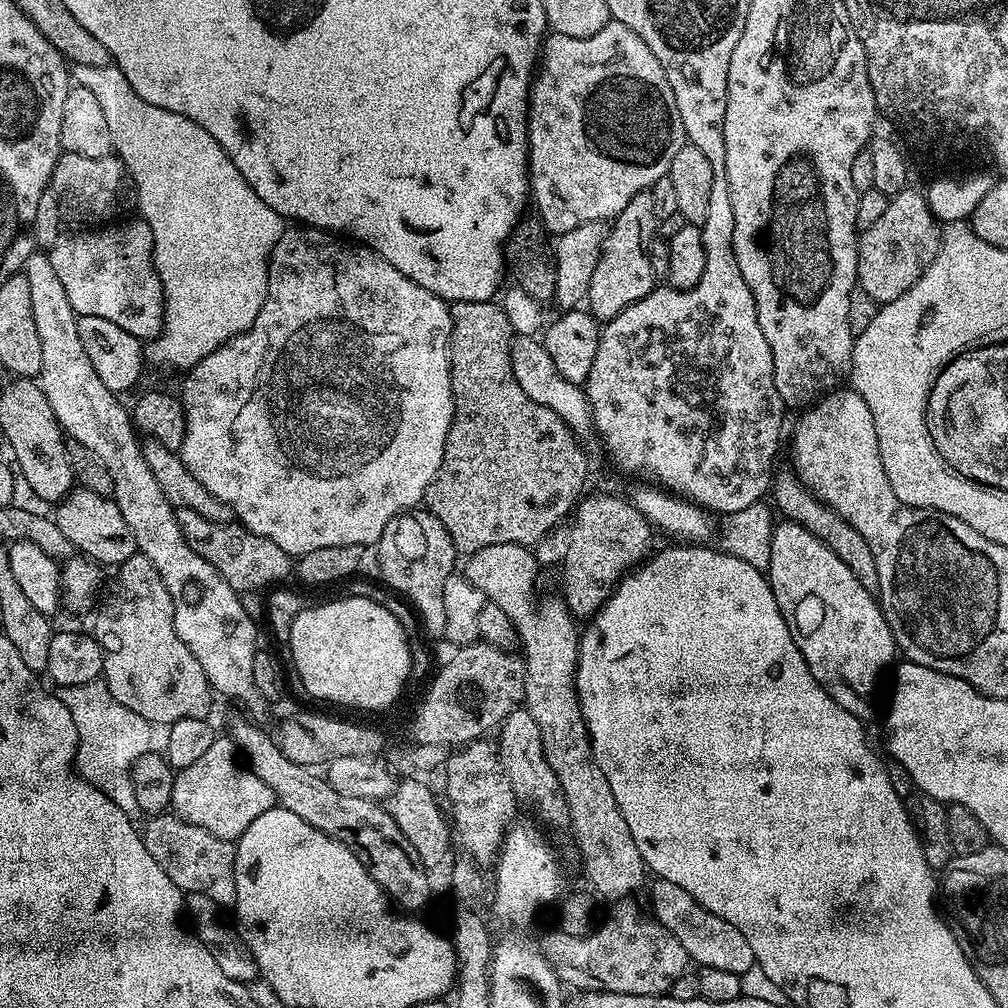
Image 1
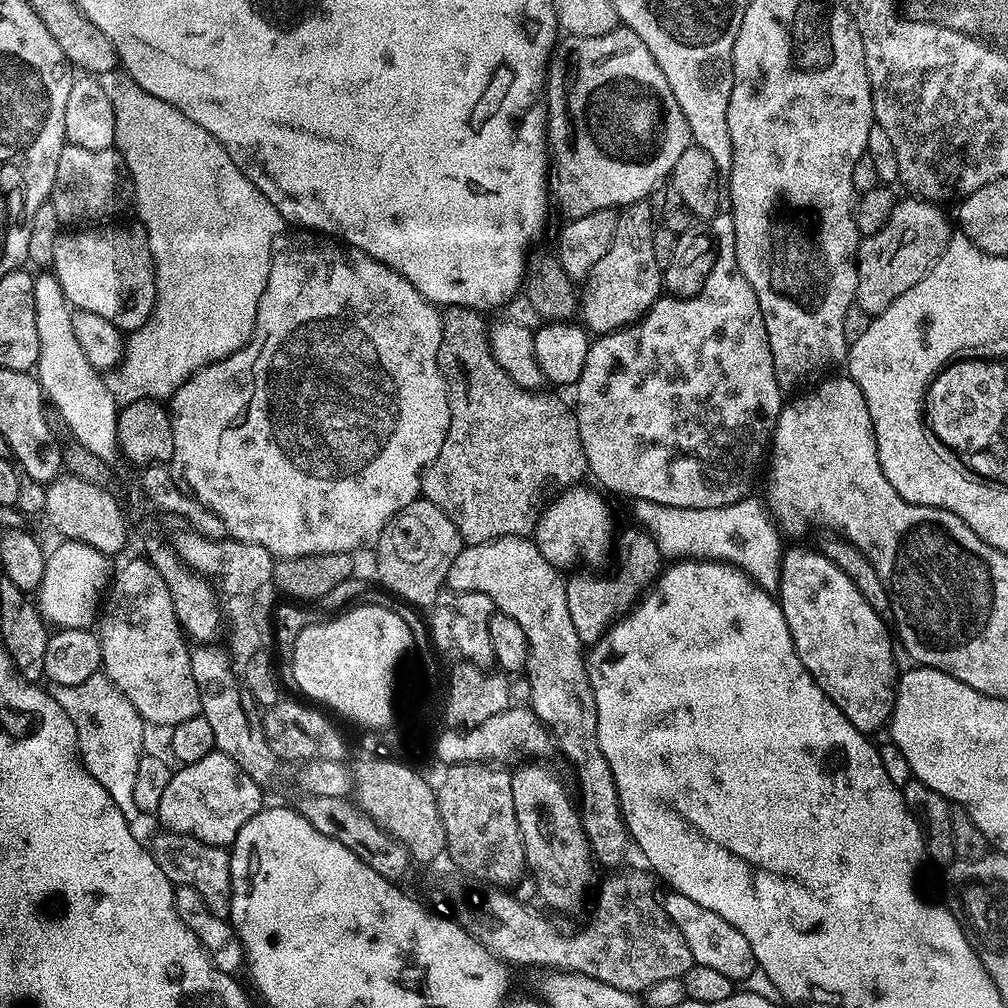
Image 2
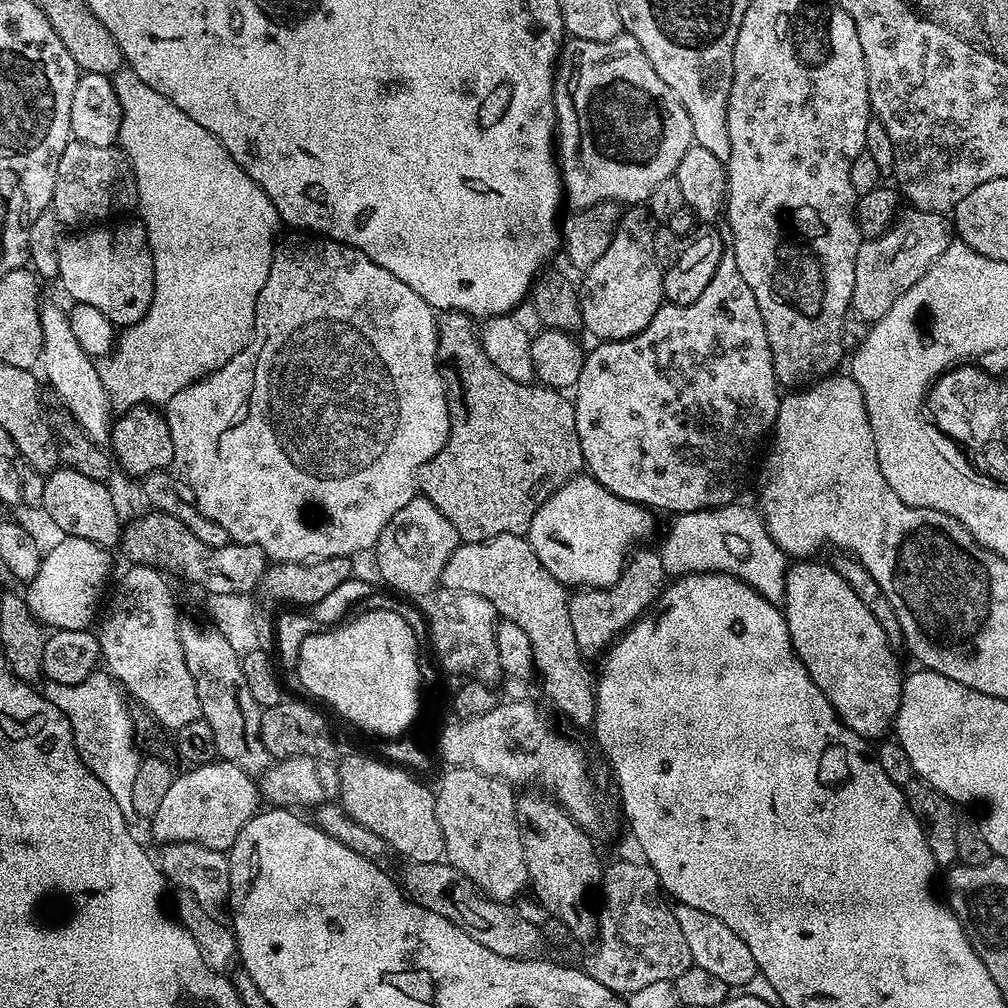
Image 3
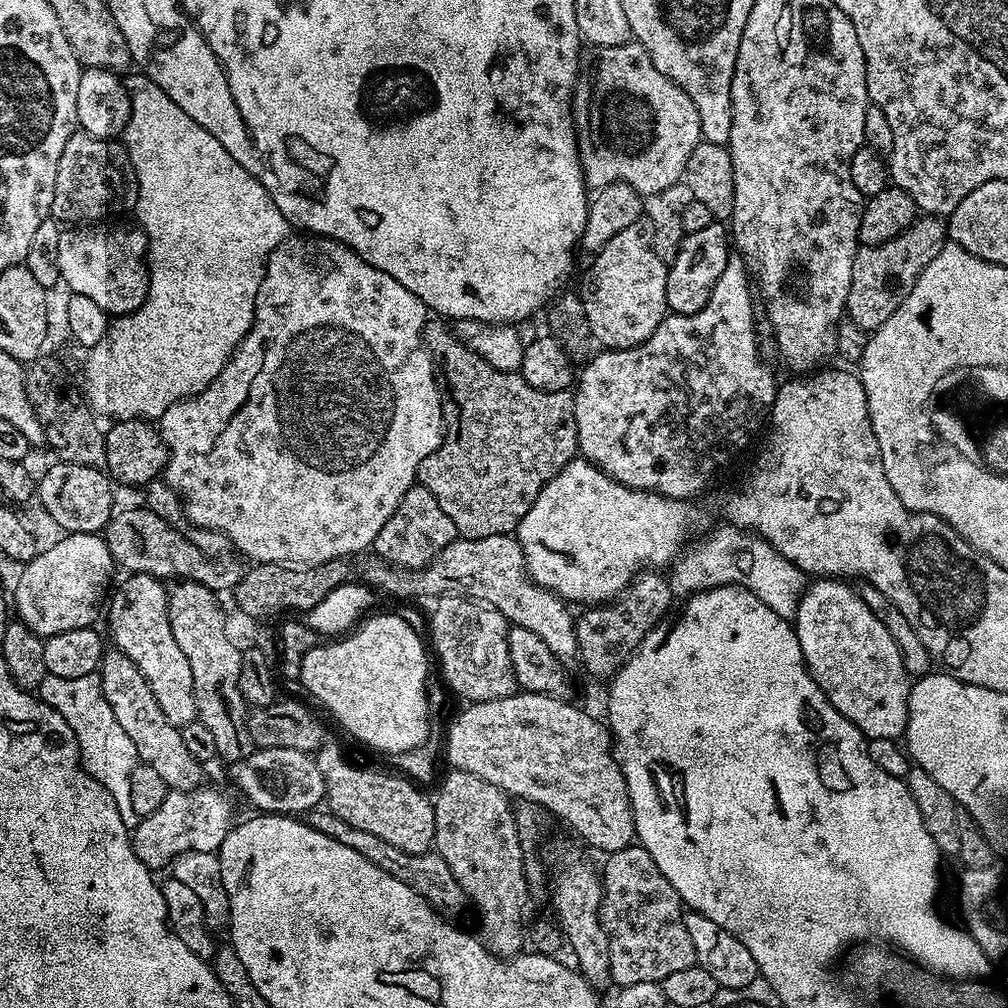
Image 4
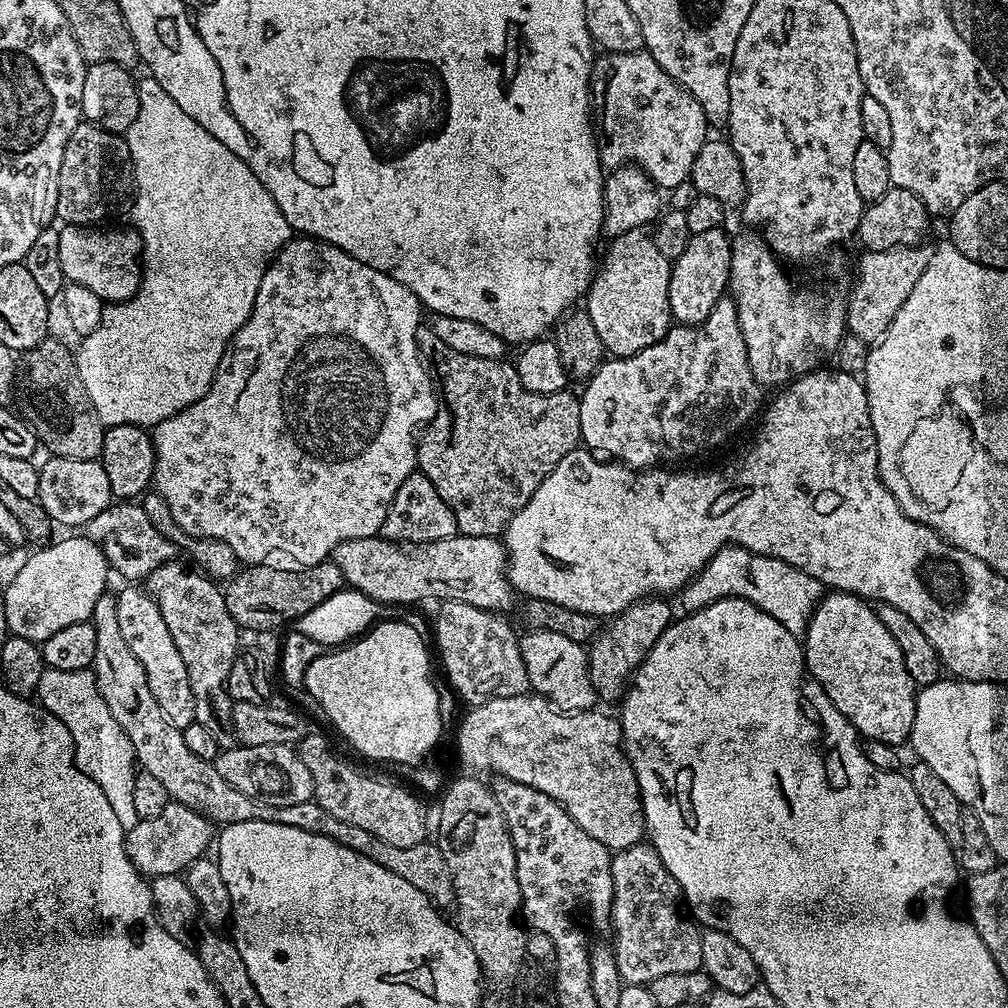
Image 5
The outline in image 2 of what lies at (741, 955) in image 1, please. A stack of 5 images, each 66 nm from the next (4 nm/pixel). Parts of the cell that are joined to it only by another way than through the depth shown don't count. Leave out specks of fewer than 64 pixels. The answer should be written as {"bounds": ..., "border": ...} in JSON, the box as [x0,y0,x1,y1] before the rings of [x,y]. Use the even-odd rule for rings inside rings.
{"bounds":[662,890,757,982],"border":[[[671,890],[665,893],[665,896],[664,893],[662,896],[664,912],[680,931],[682,938],[686,938],[686,946],[690,946],[690,954],[695,963],[711,966],[713,970],[726,974],[726,978],[734,982],[743,982],[751,972],[757,971],[754,950],[750,950],[750,942],[746,942],[746,934],[742,934],[742,930],[730,926],[726,918],[718,918],[714,910],[706,910],[706,906],[698,906],[698,902],[686,898],[686,894]]]}

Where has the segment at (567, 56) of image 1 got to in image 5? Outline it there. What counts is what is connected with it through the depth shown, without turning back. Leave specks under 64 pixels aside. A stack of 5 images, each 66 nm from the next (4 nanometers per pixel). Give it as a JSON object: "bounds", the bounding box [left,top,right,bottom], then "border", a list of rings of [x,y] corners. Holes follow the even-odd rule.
{"bounds":[592,50,710,190],"border":[[[646,50],[639,52],[604,52],[595,57],[592,65],[592,108],[597,125],[604,124],[604,136],[599,137],[598,149],[600,163],[605,169],[622,168],[625,164],[635,164],[650,177],[660,190],[671,190],[692,175],[694,158],[702,150],[704,141],[709,139],[710,125],[704,119],[702,106],[686,89]]]}

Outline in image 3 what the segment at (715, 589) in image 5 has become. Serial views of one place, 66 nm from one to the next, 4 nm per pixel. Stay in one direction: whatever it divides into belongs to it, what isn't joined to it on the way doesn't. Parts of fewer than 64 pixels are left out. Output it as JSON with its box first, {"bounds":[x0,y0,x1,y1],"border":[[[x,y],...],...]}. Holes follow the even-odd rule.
{"bounds":[658,503,789,605],"border":[[[740,503],[673,515],[672,525],[664,536],[664,545],[658,548],[662,566],[672,578],[689,572],[726,572],[749,584],[770,603],[779,605],[784,599],[789,557],[770,538],[759,511],[752,509],[751,512]]]}

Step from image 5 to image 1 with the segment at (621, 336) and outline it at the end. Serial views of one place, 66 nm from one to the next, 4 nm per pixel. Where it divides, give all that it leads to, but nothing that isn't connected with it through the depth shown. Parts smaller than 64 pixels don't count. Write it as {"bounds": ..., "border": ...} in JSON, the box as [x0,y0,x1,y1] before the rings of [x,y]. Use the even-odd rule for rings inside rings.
{"bounds":[586,190,658,320],"border":[[[648,190],[634,194],[634,198],[630,198],[630,202],[626,202],[625,208],[611,221],[604,237],[598,266],[594,266],[594,278],[590,278],[586,301],[587,311],[597,320],[613,320],[615,316],[622,314],[622,310],[626,310],[626,306],[646,298],[646,294],[650,294],[652,289],[657,287],[658,278],[654,270],[650,270],[648,244],[646,239],[644,240],[644,224],[656,223],[654,198]]]}

